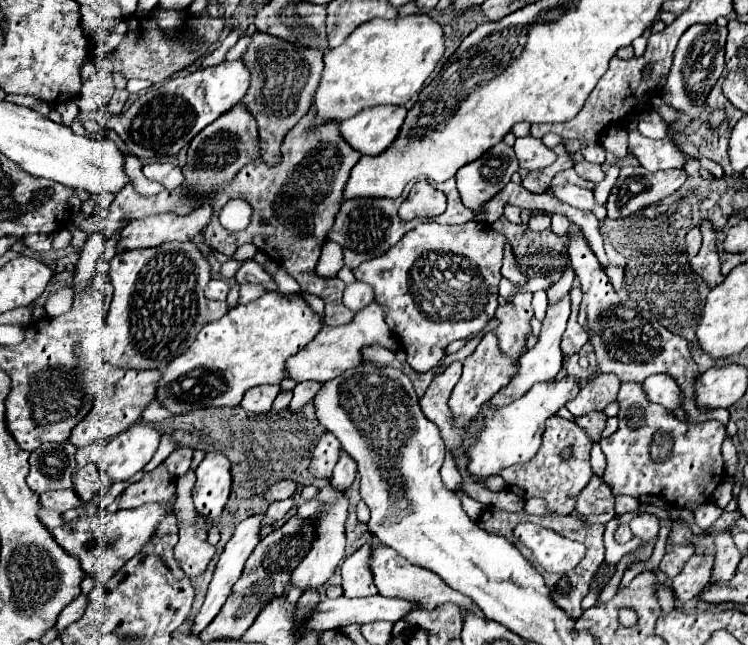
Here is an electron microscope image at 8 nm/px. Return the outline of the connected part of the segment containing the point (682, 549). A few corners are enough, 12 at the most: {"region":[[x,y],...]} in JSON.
{"region":[[667,540],[659,570],[671,578],[695,554],[695,548]]}

